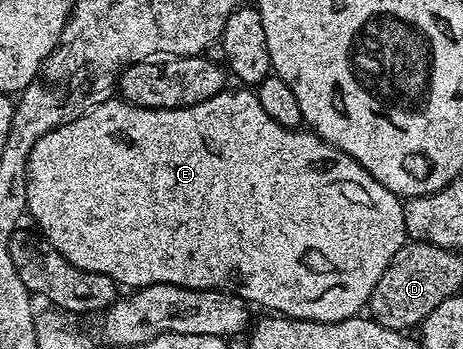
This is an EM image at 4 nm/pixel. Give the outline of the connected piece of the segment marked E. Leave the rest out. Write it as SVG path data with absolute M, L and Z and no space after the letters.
M224 89L216 97L208 97L208 101L200 101L200 105L176 109L137 107L121 97L111 97L76 121L44 133L44 137L32 145L32 153L28 157L26 210L29 218L34 218L33 226L64 258L72 261L72 265L92 273L104 273L126 289L163 283L201 291L231 291L255 308L267 307L270 310L267 312L287 319L339 323L355 318L361 312L358 310L361 307L363 310L369 304L372 289L376 289L376 281L380 281L392 257L396 257L396 253L408 242L404 229L403 200L384 189L384 185L380 185L380 181L376 181L376 177L372 177L364 165L313 131L285 127L272 121L272 117L264 113L253 90L230 90Z

